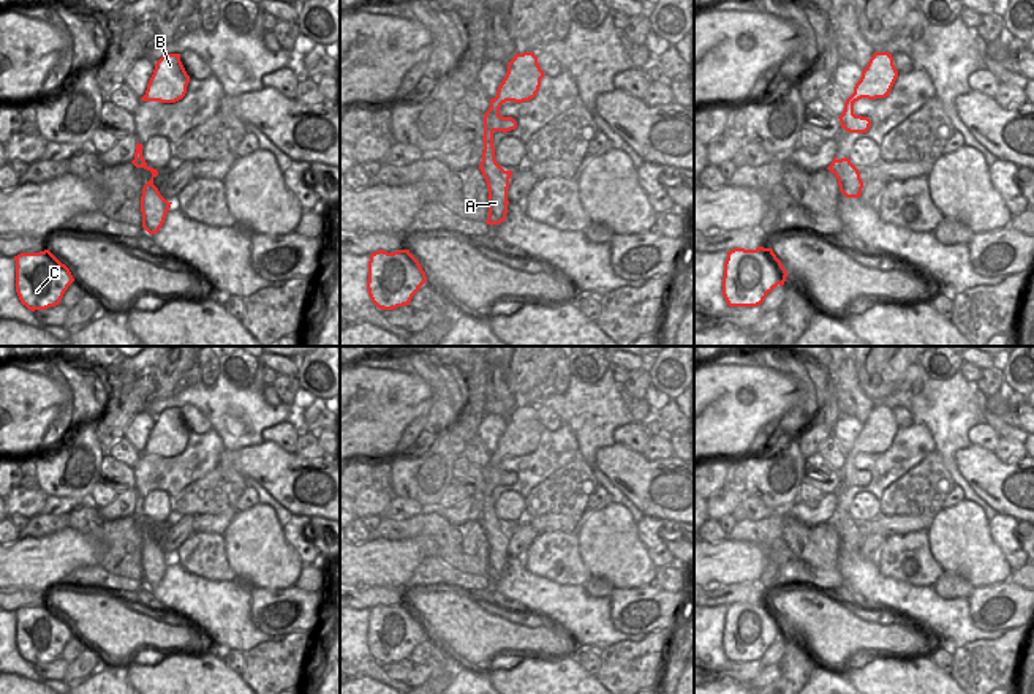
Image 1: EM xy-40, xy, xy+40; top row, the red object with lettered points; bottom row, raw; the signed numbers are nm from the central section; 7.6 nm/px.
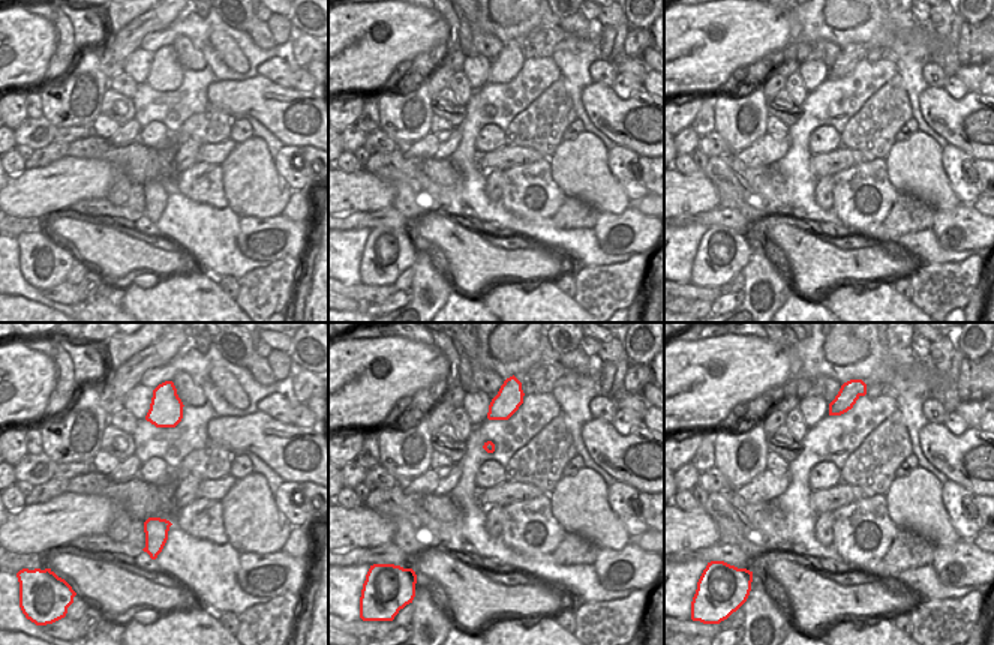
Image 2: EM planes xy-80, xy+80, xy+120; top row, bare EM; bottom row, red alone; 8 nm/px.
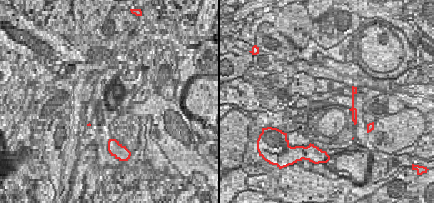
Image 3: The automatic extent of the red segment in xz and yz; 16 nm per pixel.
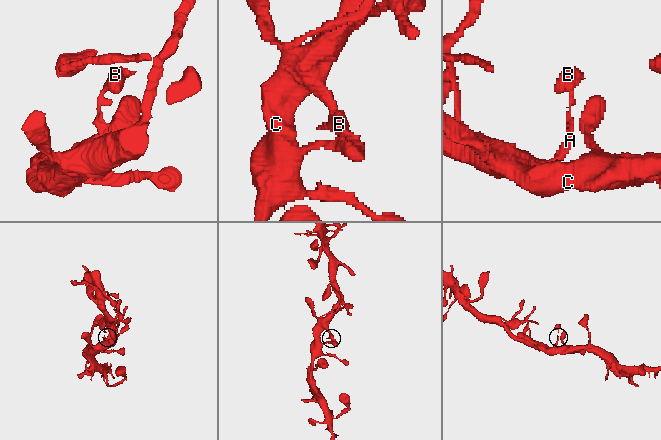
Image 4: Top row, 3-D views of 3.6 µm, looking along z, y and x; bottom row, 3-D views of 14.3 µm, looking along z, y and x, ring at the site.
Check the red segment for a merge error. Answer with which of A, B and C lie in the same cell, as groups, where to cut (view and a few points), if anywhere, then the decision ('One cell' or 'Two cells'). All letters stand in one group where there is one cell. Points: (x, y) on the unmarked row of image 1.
Groups: A B C. No split. One cell

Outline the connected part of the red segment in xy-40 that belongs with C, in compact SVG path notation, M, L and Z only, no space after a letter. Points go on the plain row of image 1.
M49 604L21 607L16 615L16 647L28 664L46 664L60 658L74 636L70 623Z

